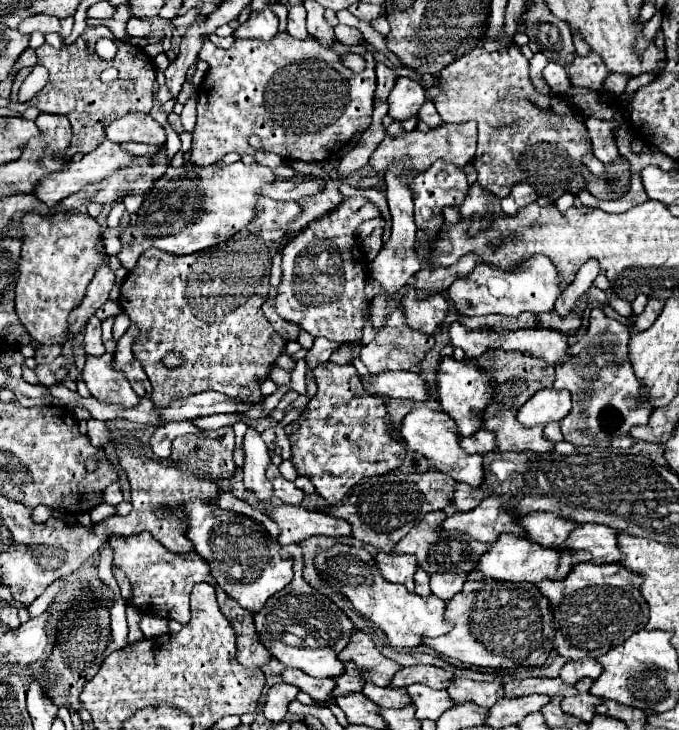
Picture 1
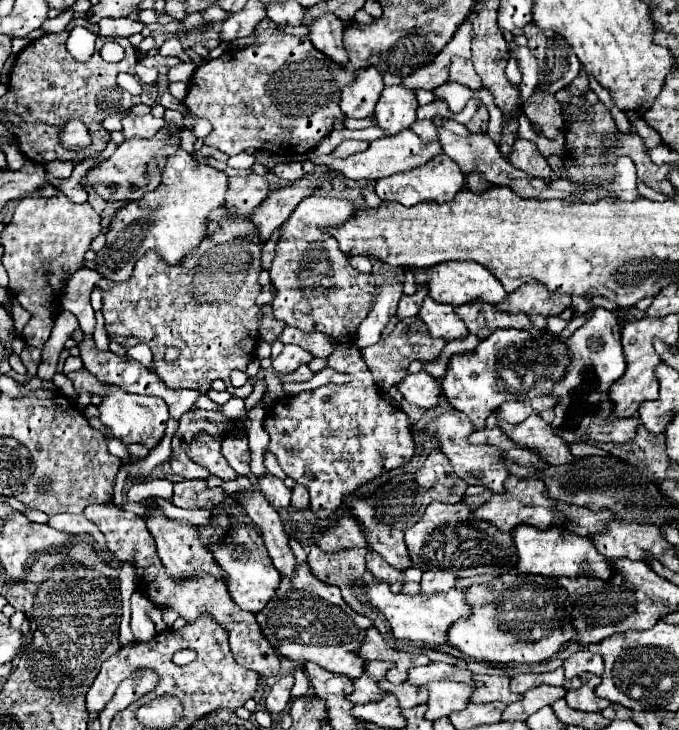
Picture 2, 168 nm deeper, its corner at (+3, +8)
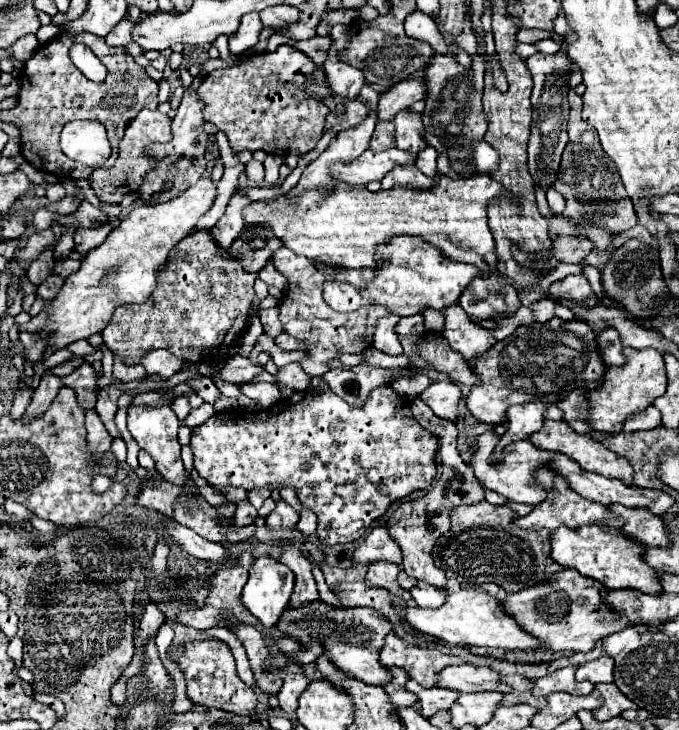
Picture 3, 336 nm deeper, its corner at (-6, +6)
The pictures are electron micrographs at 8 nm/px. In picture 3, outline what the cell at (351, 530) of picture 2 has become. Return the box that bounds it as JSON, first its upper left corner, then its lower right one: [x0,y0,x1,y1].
[353,527,401,563]

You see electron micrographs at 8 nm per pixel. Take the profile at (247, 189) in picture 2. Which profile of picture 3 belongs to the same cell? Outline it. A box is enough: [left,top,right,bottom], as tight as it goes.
[213,189,253,247]

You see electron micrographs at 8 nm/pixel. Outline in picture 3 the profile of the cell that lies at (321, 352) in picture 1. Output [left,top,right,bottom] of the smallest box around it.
[277,363,311,397]

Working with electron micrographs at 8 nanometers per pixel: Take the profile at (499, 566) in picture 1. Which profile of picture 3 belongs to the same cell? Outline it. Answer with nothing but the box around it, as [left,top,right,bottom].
[551,525,661,595]

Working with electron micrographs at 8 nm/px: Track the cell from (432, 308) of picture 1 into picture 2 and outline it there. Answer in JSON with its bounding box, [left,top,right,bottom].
[418,297,468,341]

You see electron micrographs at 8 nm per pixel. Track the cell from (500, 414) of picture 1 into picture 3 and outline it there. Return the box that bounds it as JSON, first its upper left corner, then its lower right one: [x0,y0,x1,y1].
[531,419,633,485]

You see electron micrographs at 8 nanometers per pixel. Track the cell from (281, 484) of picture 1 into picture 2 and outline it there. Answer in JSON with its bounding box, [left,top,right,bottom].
[258,473,292,509]

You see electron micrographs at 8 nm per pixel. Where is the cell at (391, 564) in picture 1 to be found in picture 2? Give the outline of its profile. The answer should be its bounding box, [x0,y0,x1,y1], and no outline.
[366,551,402,593]

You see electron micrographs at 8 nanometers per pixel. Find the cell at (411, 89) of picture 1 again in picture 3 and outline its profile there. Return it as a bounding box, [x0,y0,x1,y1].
[395,109,425,153]

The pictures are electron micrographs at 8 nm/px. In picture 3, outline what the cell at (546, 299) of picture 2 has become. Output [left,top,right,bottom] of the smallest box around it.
[549,275,595,305]

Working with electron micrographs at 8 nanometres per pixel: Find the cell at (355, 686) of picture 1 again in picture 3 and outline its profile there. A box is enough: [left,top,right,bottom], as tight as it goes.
[383,667,415,709]

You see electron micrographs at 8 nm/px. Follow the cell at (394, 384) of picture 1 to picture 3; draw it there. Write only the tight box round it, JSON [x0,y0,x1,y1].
[419,381,461,421]

